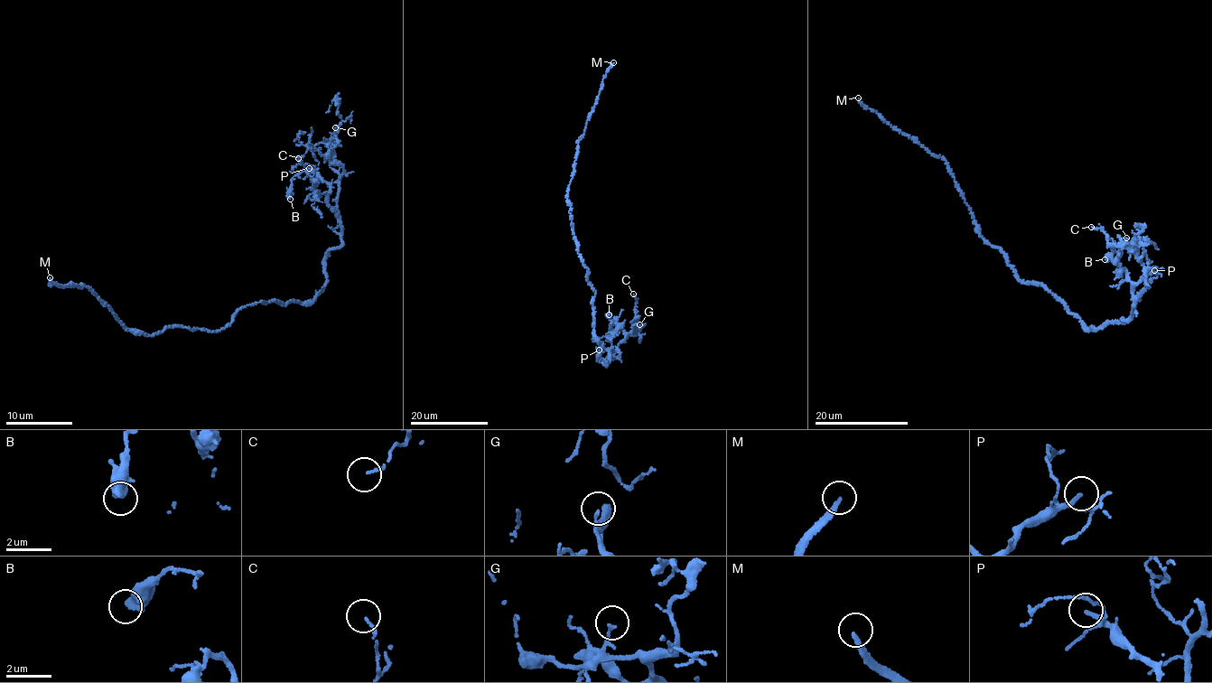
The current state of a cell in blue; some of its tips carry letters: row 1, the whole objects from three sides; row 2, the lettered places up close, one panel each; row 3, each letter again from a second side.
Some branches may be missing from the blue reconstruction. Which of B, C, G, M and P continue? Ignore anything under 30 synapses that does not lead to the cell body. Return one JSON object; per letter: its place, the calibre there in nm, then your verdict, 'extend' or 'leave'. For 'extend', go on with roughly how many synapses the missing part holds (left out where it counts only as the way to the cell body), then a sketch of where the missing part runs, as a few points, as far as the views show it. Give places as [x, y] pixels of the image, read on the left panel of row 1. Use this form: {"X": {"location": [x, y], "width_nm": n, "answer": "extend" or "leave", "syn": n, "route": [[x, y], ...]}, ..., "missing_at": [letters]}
{"B": {"location": [290, 199], "width_nm": 550, "answer": "leave"}, "C": {"location": [298, 158], "width_nm": 110, "answer": "leave"}, "G": {"location": [335, 127], "width_nm": 90, "answer": "leave"}, "M": {"location": [50, 277], "width_nm": 180, "answer": "extend", "syn": 110}, "P": {"location": [309, 168], "width_nm": 200, "answer": "extend", "syn": 45, "route": [[309, 168], [298, 164], [284, 148], [277, 118], [268, 108], [277, 100], [295, 97], [313, 70], [307, 66]]}, "missing_at": ["M", "P"]}

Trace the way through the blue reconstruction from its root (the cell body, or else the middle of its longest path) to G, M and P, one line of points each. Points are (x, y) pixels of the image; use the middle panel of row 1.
G: (589, 282), (595, 292), (593, 332), (602, 351), (598, 359), (606, 364), (619, 357), (619, 345), (639, 324)
M: (589, 282), (589, 268), (579, 254), (567, 195), (574, 172), (579, 140), (606, 70), (613, 62)
P: (589, 282), (595, 292), (593, 332), (602, 351), (598, 359), (607, 364), (611, 350), (599, 350)

